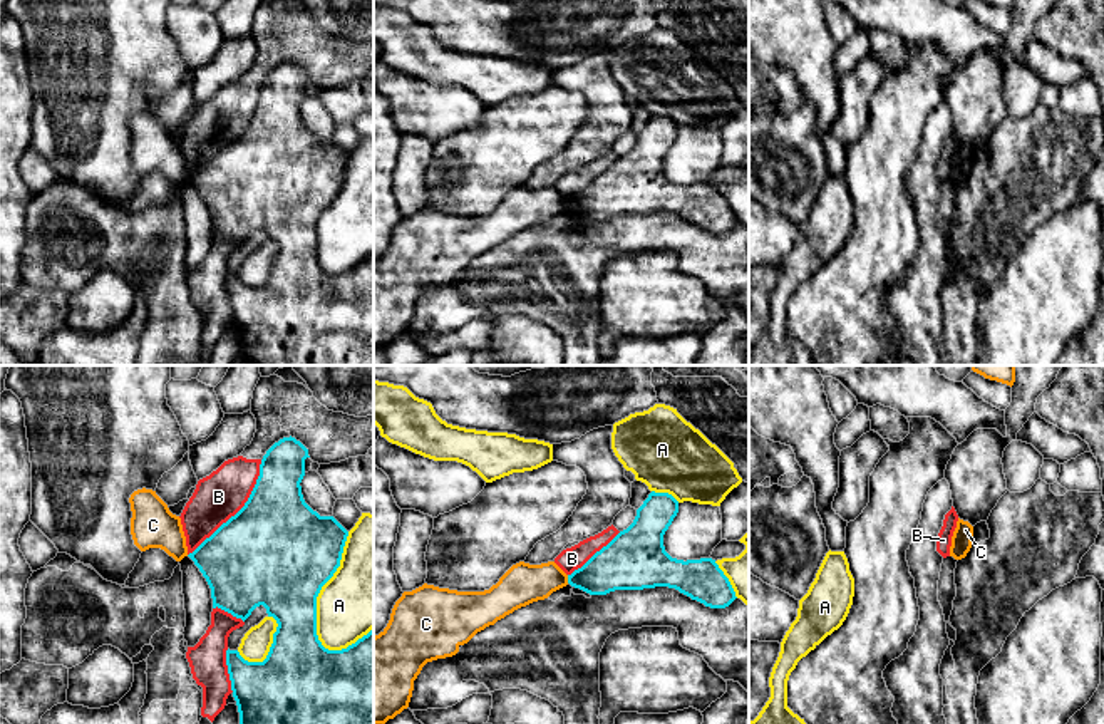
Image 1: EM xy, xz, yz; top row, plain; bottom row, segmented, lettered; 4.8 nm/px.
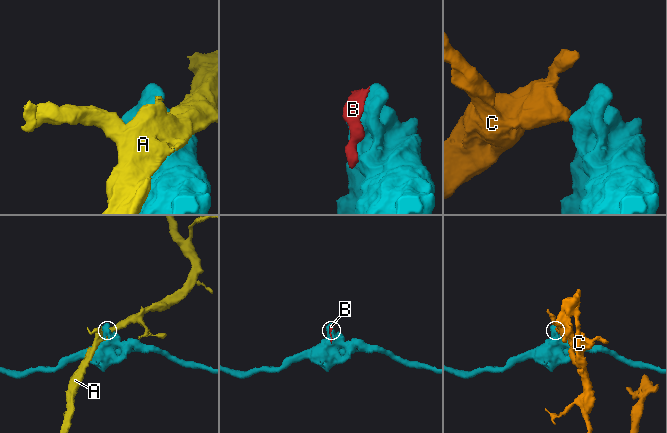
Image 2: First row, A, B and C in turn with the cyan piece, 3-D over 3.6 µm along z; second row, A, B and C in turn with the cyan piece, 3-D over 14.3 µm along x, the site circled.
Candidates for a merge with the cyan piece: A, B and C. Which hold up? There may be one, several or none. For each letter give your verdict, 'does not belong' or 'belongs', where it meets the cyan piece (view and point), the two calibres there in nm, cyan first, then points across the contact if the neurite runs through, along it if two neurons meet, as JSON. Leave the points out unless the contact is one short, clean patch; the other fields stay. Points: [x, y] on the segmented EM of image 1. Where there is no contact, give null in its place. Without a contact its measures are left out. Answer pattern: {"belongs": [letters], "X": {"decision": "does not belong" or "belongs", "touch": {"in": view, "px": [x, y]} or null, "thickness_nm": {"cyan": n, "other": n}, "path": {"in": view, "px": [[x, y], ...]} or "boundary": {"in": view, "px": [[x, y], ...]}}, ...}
{"belongs": [], "A": {"decision": "does not belong", "touch": {"in": "xy", "px": [319, 592]}, "thickness_nm": {"cyan": 500, "other": 380}}, "B": {"decision": "does not belong", "touch": {"in": "xy", "px": [240, 510]}, "thickness_nm": {"cyan": 500, "other": 220}}, "C": {"decision": "does not belong", "touch": {"in": "xz", "px": [568, 579]}, "thickness_nm": {"cyan": 240, "other": 200}, "boundary": {"in": "xz", "px": [[567, 575], [568, 582]]}}}

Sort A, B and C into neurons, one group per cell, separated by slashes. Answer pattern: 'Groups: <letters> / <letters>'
Groups: A / B / C

